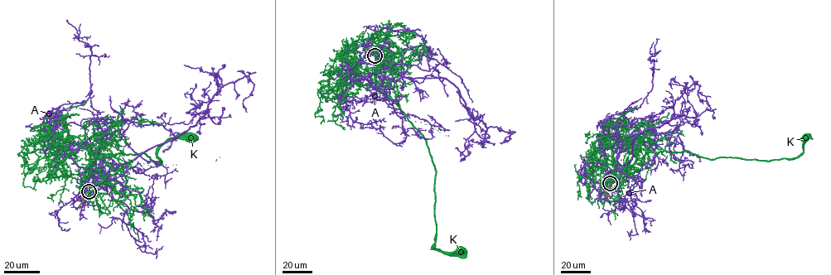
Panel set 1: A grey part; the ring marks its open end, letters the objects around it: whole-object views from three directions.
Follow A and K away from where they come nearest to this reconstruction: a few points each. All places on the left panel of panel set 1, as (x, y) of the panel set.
A: (88, 190), (92, 169), (106, 176), (175, 138), (222, 86), (247, 75), (253, 87), (243, 100), (247, 112)
K: (89, 191), (94, 178), (91, 151), (144, 153), (160, 165), (161, 146), (172, 138), (191, 138)

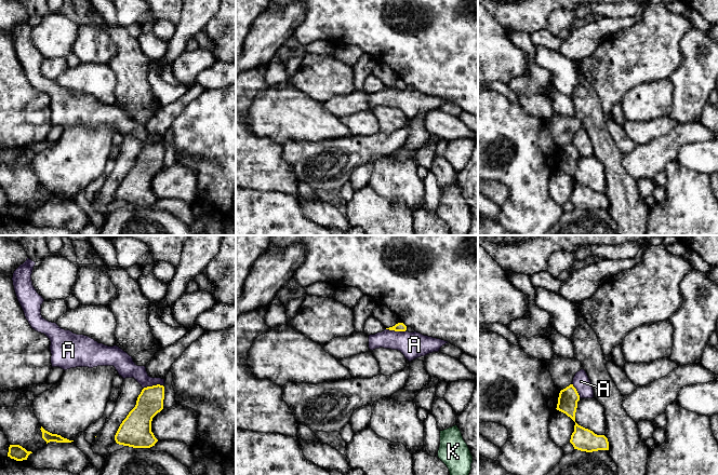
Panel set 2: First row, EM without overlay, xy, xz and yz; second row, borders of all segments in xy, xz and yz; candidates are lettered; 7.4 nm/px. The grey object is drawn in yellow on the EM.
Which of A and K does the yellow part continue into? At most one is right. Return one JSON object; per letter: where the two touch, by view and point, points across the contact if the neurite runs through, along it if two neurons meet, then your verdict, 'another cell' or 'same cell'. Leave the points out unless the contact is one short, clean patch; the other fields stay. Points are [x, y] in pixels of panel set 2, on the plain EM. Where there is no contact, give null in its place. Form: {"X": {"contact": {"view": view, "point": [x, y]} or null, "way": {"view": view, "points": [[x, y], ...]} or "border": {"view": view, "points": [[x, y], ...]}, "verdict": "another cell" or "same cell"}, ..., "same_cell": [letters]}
{"A": {"contact": {"view": "xy", "point": [153, 144]}, "border": {"view": "xy", "points": [[163, 144], [147, 144], [143, 147]]}, "verdict": "another cell"}, "K": {"contact": null, "verdict": "same cell"}, "same_cell": ["K"]}

